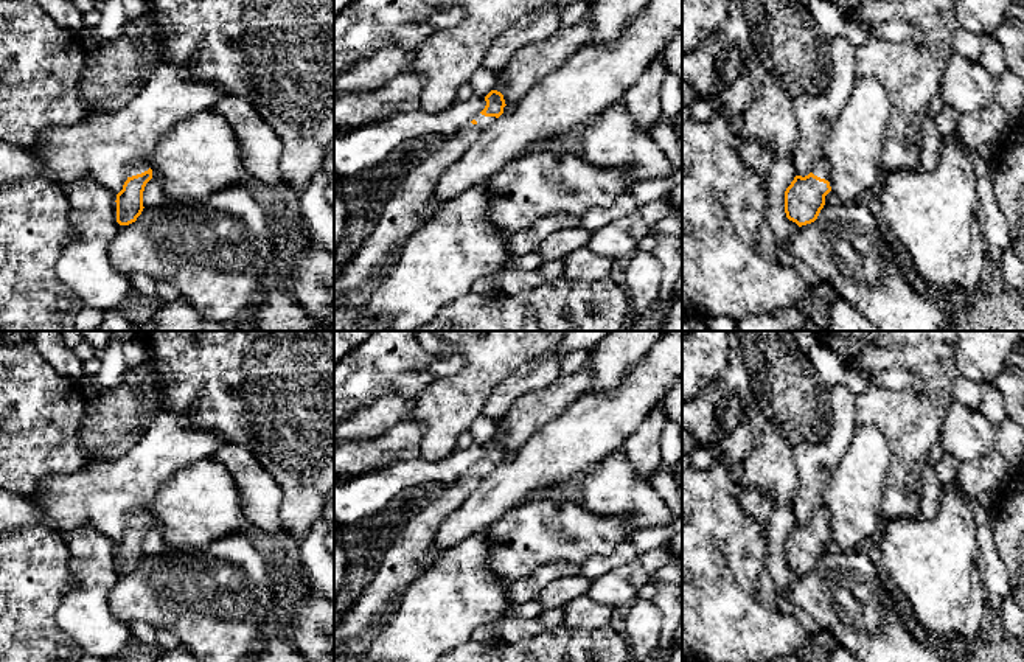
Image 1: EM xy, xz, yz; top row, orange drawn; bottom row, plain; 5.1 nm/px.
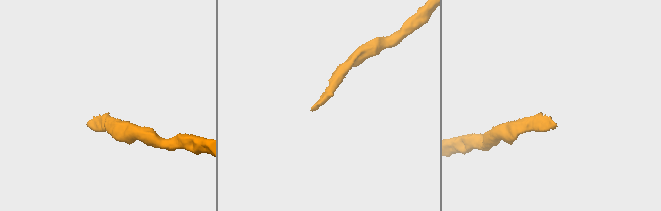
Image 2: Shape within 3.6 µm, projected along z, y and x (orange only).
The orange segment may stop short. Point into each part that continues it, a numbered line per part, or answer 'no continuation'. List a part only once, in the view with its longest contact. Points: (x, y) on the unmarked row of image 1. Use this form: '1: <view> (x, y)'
1: xy (137, 515)

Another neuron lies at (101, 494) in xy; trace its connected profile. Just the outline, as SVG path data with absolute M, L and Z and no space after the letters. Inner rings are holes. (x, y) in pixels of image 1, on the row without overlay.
M162 409L154 415L143 437L121 457L112 462L87 462L70 476L47 476L30 499L45 511L42 524L68 538L81 527L90 527L118 542L129 525L129 514L140 508L149 511L160 488L180 469L211 458L224 444L216 432L196 427L191 423L193 409L182 413Z

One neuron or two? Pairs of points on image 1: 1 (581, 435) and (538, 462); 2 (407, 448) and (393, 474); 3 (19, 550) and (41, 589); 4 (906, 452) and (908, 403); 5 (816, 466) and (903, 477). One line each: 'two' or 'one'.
1: one
2: two
3: one
4: one
5: two

